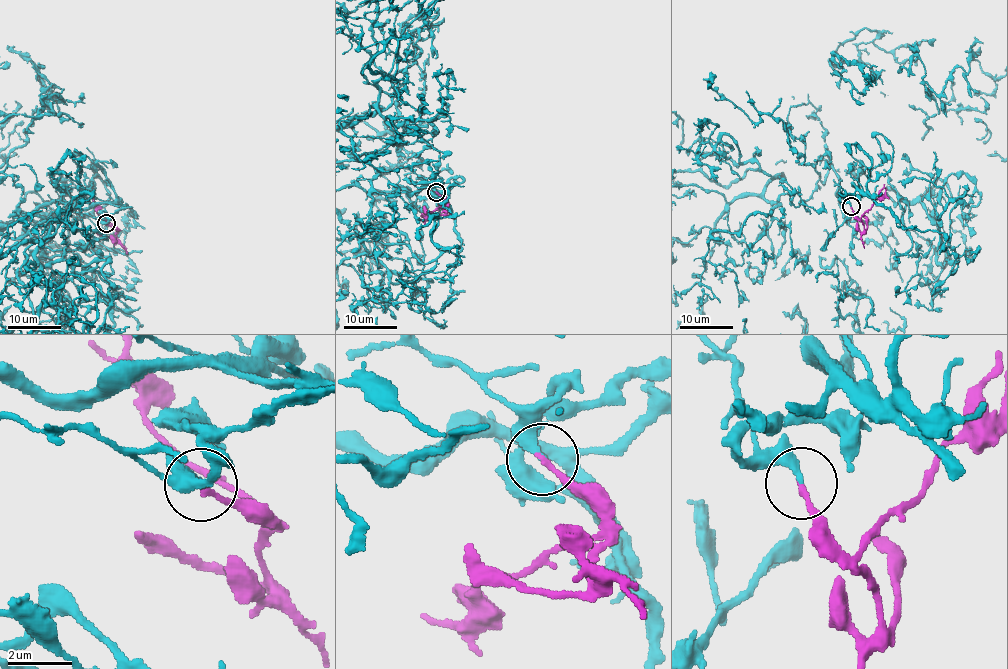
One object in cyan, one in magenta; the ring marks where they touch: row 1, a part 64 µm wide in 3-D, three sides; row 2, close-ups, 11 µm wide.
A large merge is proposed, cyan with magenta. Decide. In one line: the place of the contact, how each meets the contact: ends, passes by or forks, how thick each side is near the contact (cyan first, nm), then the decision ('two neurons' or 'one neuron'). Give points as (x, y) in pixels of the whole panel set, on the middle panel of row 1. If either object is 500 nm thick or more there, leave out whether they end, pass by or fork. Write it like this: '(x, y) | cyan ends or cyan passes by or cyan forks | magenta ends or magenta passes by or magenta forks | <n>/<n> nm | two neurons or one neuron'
(436, 192) | cyan ends | magenta ends | 260/170 nm | one neuron

